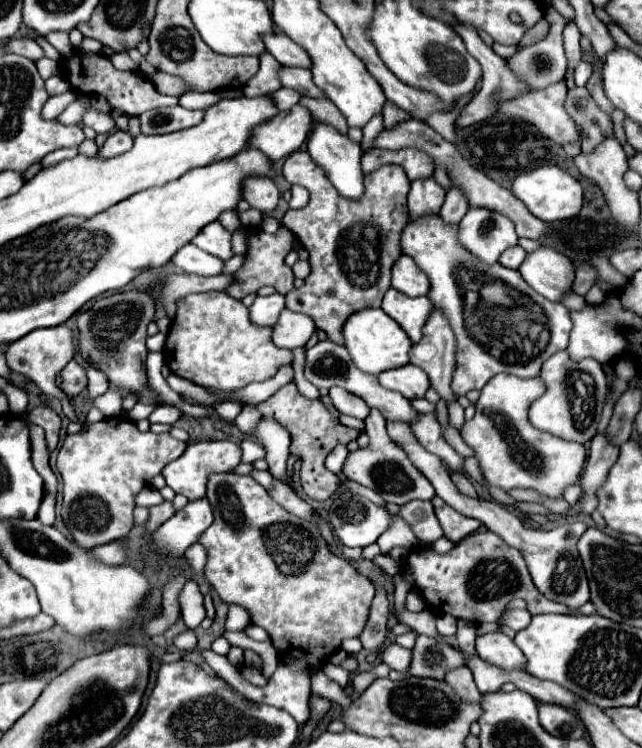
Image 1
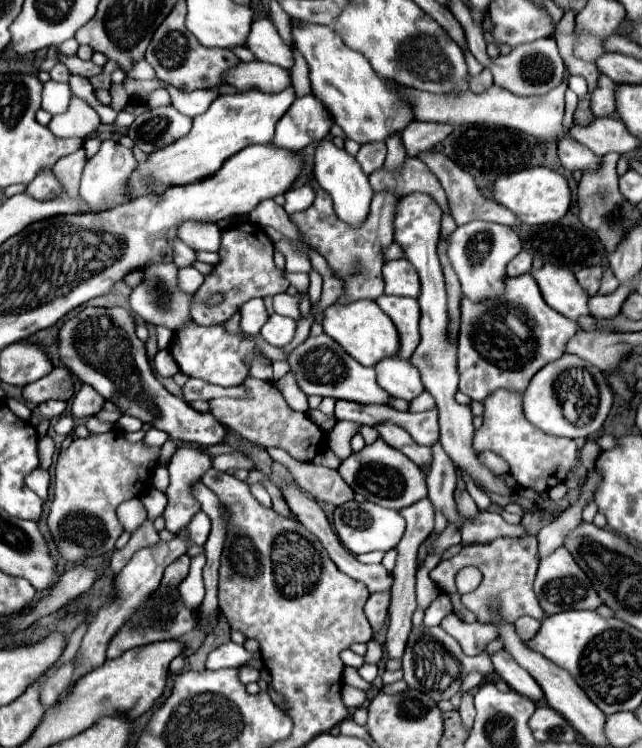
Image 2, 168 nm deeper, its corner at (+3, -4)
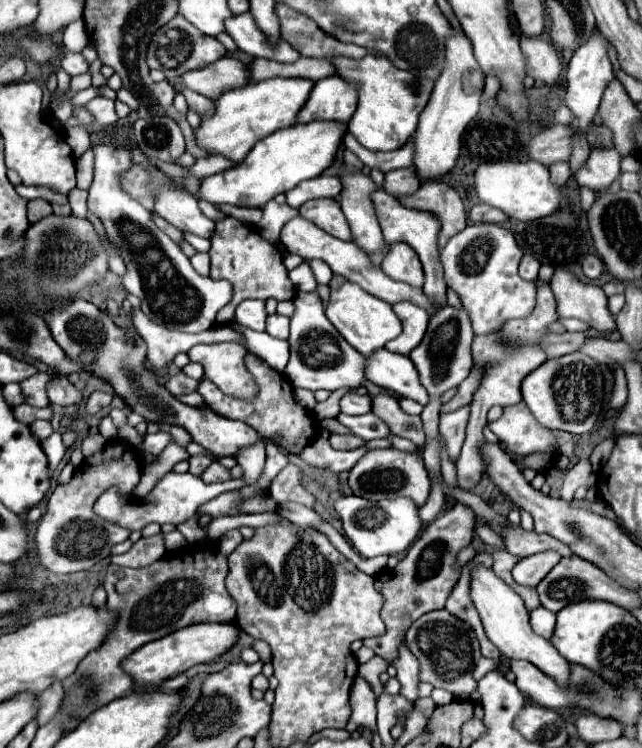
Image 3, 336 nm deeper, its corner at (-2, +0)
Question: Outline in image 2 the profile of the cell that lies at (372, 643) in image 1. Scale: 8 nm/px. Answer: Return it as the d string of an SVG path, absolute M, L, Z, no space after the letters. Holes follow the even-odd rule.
M376 639L368 641L368 651L366 651L366 655L364 655L364 663L376 665L376 663L380 661L380 657L382 657L382 645L380 645Z

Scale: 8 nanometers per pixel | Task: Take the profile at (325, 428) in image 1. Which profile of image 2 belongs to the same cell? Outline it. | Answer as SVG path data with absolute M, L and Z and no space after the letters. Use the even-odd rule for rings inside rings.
M246 377L242 383L248 391L246 397L234 399L234 397L220 397L210 401L210 413L228 429L236 431L244 439L260 445L260 447L280 447L286 453L290 453L294 459L314 459L318 449L324 443L324 433L314 425L306 413L298 413L288 407L282 393L268 381Z

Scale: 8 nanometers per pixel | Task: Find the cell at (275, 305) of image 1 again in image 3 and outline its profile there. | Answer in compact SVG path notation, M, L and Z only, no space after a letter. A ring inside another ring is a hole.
M245 299L243 303L239 303L235 319L253 329L253 331L265 331L265 319L267 319L267 311L265 311L265 301L261 299Z

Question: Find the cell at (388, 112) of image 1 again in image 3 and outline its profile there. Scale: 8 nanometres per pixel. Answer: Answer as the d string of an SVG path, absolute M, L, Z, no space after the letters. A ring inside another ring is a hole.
M403 167L397 171L385 173L385 187L383 189L391 195L405 195L405 193L417 191L419 185L421 185L421 181L417 179L415 167Z

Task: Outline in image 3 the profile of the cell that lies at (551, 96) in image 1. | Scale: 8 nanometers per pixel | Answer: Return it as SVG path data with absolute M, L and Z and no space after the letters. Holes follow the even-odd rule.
M595 149L589 153L585 167L577 171L577 183L587 185L593 191L601 191L609 187L621 169L621 153L617 149Z

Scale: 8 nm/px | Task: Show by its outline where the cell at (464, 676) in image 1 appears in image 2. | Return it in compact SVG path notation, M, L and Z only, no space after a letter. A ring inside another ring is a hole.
M464 693L462 695L462 703L460 703L460 719L462 719L462 727L464 729L472 729L474 723L474 703L472 703L472 695Z

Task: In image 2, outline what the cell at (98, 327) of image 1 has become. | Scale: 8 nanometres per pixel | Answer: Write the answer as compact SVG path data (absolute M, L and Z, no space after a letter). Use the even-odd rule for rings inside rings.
M86 307L58 331L58 357L64 367L82 383L92 385L106 401L112 401L124 415L132 415L152 427L166 431L170 439L180 443L194 443L198 447L224 443L226 427L210 413L194 411L184 399L168 393L156 379L144 343L136 337L134 317L120 307Z

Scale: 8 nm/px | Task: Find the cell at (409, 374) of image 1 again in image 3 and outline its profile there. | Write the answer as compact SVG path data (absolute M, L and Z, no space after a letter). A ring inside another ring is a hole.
M379 349L367 357L365 375L371 383L391 389L401 397L415 399L421 405L427 403L427 391L425 387L421 387L417 369L413 367L413 361L405 355Z

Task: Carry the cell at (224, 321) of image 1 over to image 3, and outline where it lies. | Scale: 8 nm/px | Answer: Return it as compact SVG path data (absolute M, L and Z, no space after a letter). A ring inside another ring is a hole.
M211 343L211 345L195 345L187 351L189 359L201 363L205 369L205 377L211 379L223 393L253 399L253 391L257 391L249 371L245 371L245 347L239 343Z

